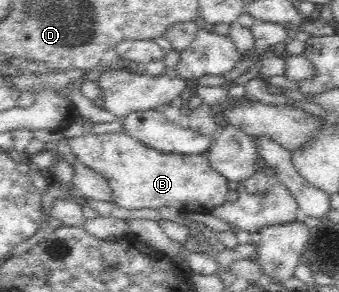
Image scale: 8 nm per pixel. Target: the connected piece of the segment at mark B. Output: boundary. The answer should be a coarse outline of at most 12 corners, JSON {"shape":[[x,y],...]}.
{"shape":[[126,133],[83,134],[72,154],[122,209],[224,205],[207,153],[149,149]]}

